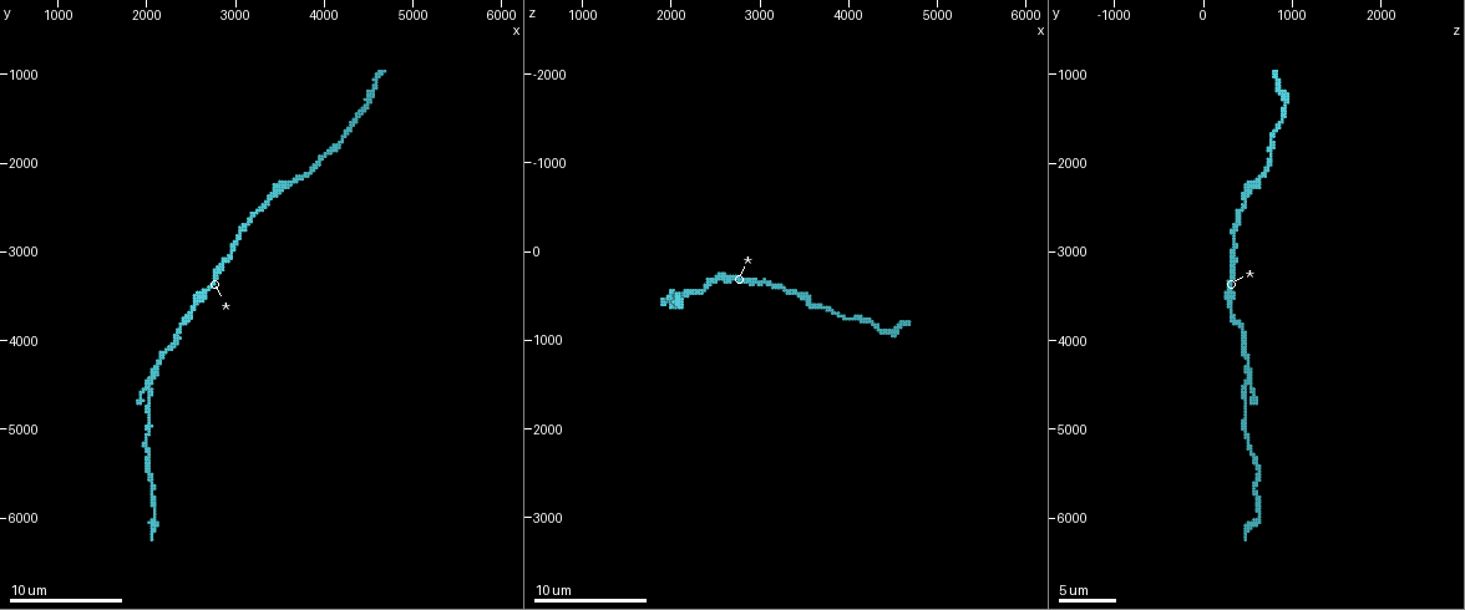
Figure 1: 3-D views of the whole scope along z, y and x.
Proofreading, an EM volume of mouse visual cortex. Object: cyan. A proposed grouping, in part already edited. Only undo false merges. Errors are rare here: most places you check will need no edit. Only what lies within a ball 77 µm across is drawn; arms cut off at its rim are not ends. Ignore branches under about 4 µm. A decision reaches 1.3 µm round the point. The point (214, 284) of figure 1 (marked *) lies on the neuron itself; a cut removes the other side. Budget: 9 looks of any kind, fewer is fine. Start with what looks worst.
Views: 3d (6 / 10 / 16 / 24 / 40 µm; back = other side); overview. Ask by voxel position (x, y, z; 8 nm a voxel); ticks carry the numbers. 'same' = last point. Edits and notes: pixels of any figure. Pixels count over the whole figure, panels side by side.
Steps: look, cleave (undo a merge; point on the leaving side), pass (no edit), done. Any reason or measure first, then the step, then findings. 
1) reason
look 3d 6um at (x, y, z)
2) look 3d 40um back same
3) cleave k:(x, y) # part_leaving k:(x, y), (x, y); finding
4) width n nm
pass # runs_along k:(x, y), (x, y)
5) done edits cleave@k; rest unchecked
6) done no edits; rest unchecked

a narrow waist
look 3d 10um at (2100, 6000, 600)

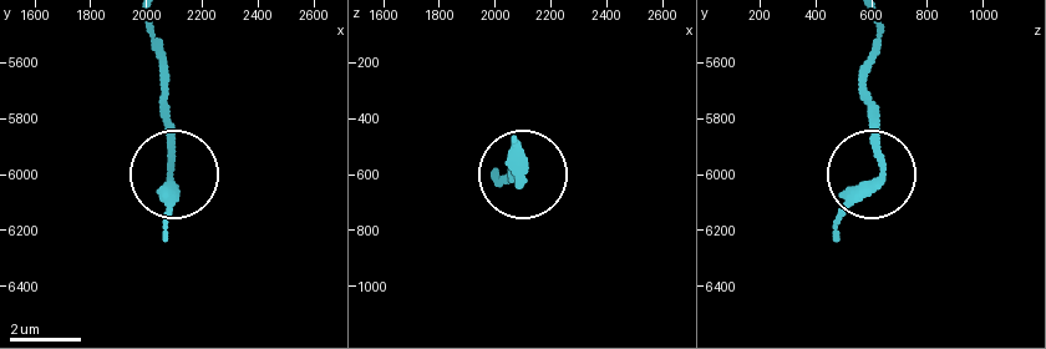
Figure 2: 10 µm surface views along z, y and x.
pass # runs_along 2:(153, 29), (172, 117), (172, 177); continuous, no second neuron

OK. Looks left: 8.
sudden change in width
look 3d 10um at (2050, 4550, 500)

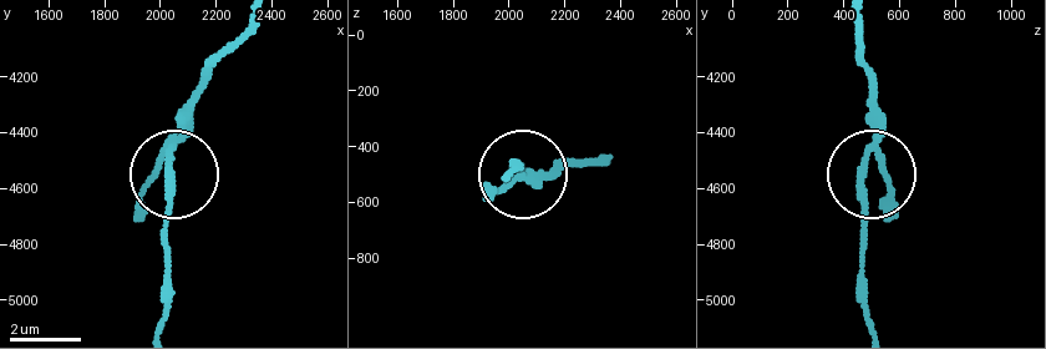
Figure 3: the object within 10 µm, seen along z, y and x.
look 3d 10um back at (2030, 4540, 470)

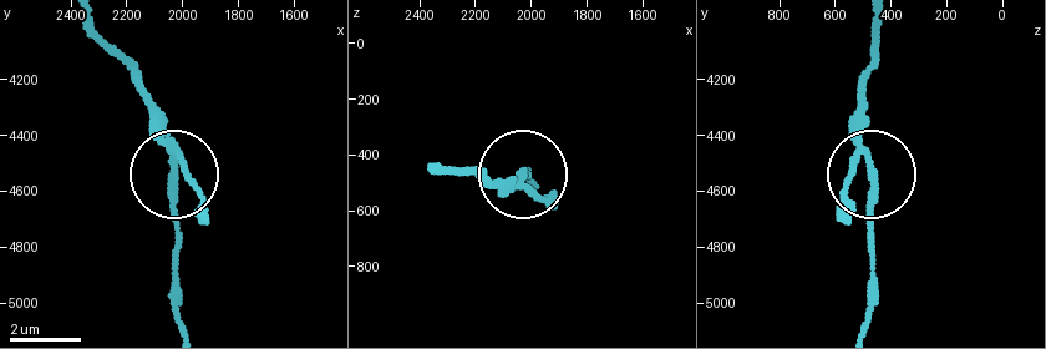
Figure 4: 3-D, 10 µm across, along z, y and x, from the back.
pass # runs_along 4:(879, 25), (861, 79), (871, 263); continuous, no second neuron

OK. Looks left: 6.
narrows sharply
look 3d 10um at (2350, 3850, 450)

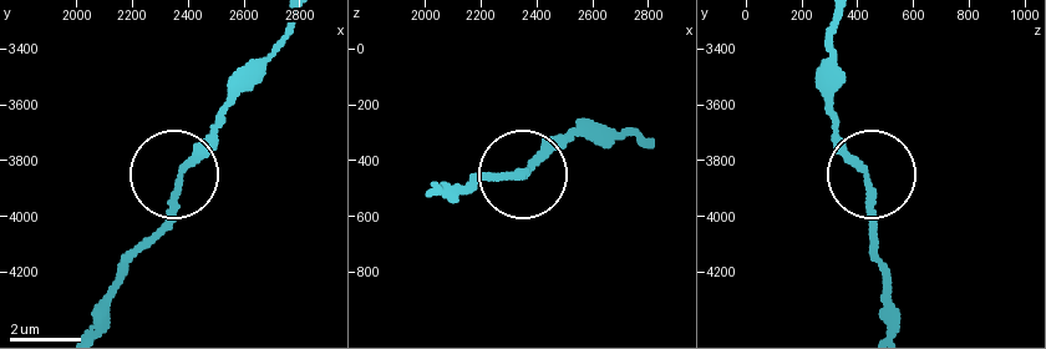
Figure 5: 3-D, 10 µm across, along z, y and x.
look 3d 6um at (2360, 3890, 440)

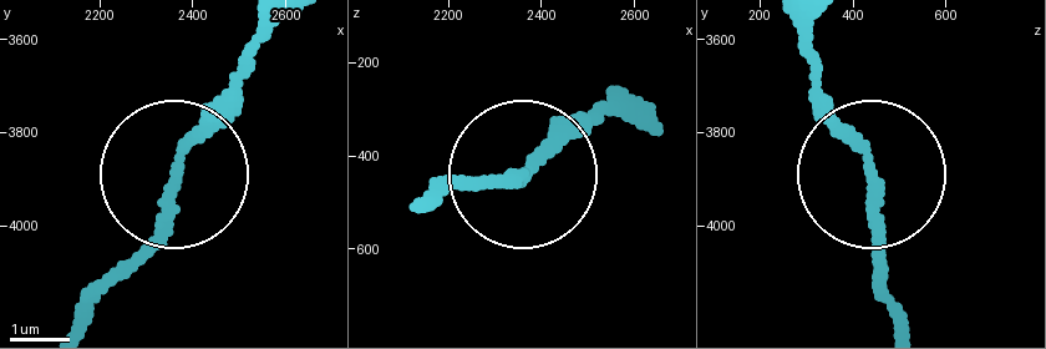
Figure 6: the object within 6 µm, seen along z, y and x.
pass # runs_along 6:(288, 20), (173, 168), (153, 228), (84, 298); one neuron here

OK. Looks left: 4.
narrows sharply
look 3d 10um at (2000, 5100, 500)

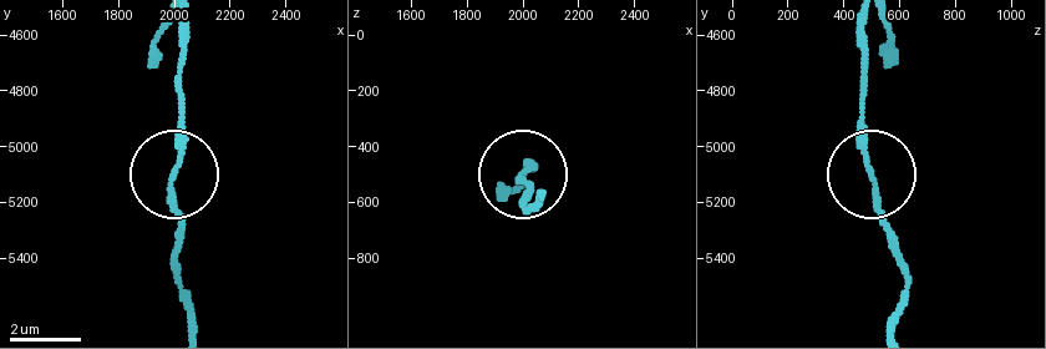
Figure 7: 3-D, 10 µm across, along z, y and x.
width 140 nm
pass # runs_along 7:(864, 20), (864, 155), (909, 286); continuous, no second neuron

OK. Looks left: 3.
done no edits; rest unchecked

